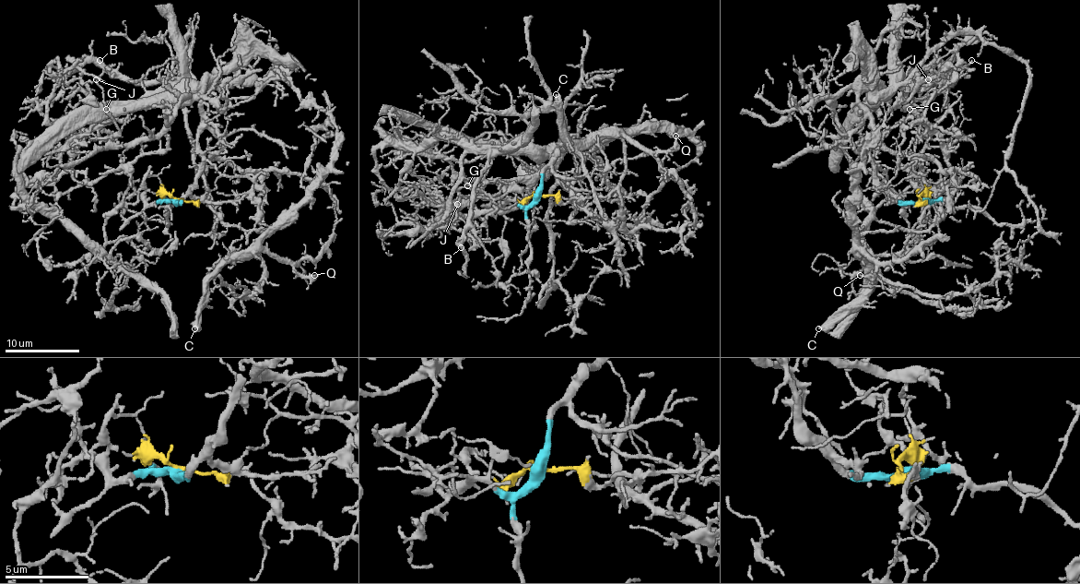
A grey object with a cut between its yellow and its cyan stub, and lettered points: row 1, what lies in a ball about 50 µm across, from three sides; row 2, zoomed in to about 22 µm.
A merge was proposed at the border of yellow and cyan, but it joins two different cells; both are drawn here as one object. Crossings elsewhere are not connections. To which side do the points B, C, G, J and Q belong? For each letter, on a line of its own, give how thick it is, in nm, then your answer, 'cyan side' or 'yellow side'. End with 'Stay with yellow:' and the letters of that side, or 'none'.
B: calibre 140 nm; cyan side
C: calibre 500 nm; yellow side
G: calibre 130 nm; cyan side
J: calibre 180 nm; cyan side
Q: calibre 160 nm; yellow side
Stay with yellow: C, Q

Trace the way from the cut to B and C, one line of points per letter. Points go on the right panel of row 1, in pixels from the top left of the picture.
B: (921, 199), (897, 199), (876, 175), (870, 112), (859, 95), (928, 82), (971, 59)
C: (921, 199), (926, 199), (919, 230), (864, 232), (855, 241), (855, 254), (864, 265), (864, 288), (818, 328)

